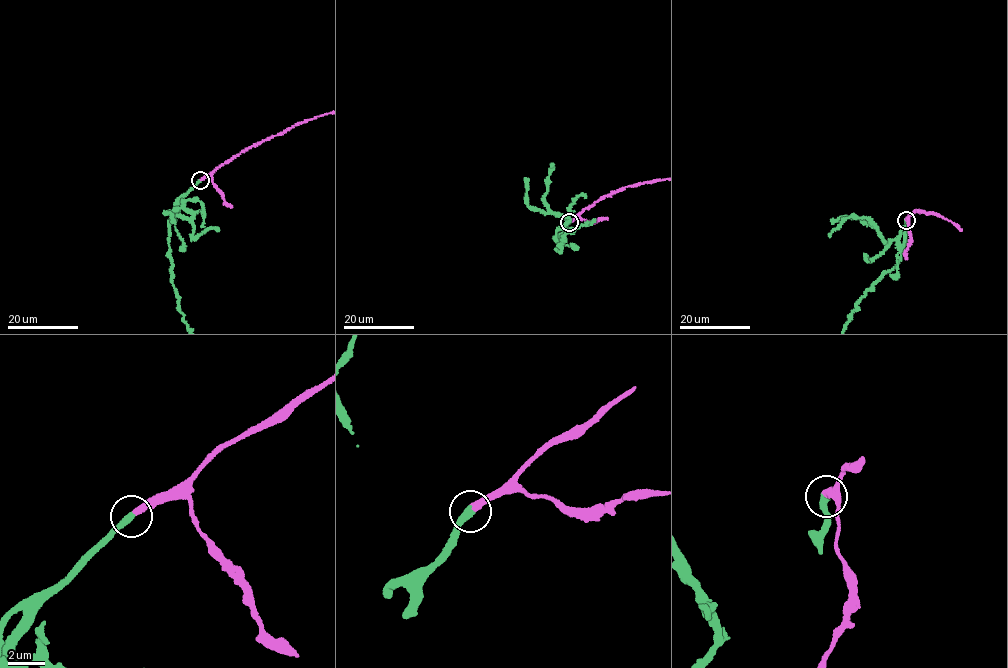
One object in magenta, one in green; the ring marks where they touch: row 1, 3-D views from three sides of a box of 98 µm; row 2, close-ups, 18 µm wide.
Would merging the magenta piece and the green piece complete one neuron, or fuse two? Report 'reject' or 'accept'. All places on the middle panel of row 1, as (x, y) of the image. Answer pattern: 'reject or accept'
accept

